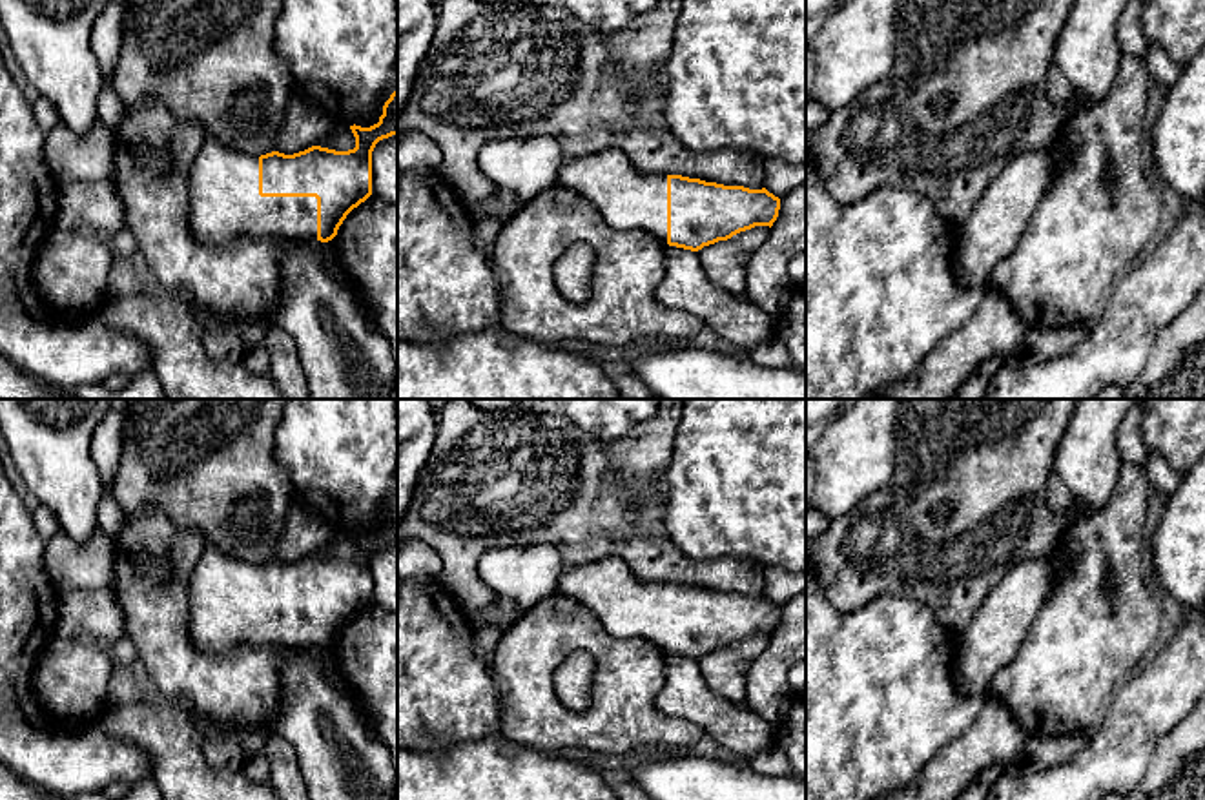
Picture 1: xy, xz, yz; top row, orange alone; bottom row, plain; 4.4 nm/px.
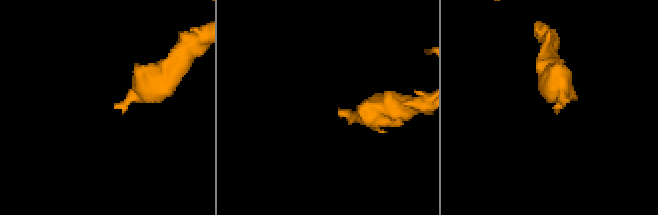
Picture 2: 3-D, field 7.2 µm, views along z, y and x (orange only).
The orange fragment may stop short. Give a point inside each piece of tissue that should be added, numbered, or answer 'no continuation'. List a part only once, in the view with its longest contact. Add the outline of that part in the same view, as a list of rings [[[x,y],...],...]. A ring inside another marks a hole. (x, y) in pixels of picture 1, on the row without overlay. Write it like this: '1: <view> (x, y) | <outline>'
1: xy (223, 594) | [[[208,545],[188,583],[188,634],[211,654],[241,645],[317,649],[317,607],[261,605],[259,565]]]

